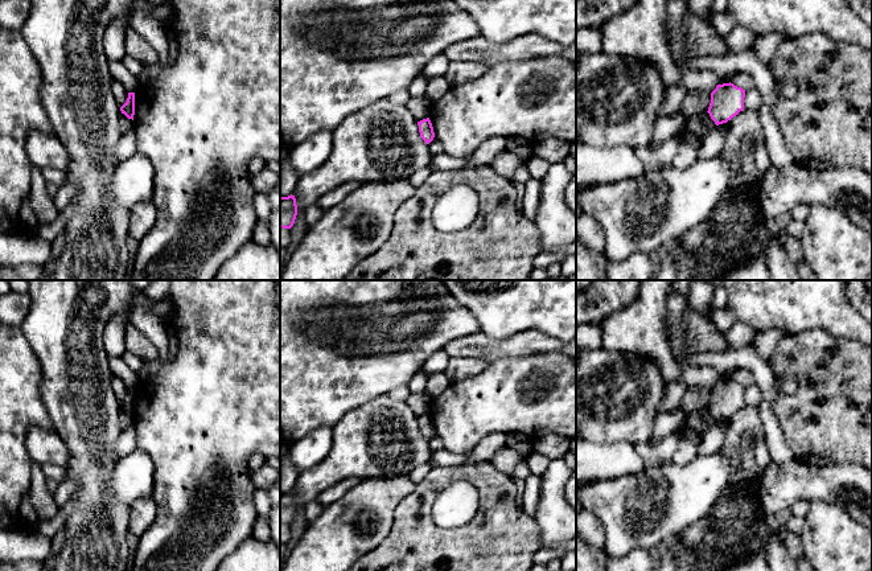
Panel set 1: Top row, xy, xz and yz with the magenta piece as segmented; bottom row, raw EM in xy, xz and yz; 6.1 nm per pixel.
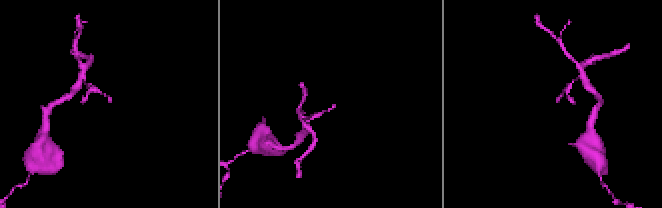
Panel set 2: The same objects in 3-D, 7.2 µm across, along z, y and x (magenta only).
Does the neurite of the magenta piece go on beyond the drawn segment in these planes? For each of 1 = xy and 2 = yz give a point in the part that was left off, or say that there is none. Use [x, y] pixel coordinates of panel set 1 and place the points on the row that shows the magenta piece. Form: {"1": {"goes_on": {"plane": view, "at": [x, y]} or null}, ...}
{"1": {"goes_on": null}, "2": {"goes_on": null}}

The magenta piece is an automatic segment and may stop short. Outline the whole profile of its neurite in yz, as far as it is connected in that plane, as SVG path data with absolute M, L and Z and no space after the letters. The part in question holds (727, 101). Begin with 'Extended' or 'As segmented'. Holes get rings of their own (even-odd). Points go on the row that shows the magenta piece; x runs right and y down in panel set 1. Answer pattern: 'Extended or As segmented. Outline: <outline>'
As segmented. Outline: M733 83L717 85L711 93L708 114L716 126L727 123L744 110L745 90Z

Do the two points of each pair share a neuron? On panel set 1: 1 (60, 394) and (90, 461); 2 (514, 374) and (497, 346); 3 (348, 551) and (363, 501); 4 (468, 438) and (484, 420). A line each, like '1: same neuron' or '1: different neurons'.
1: same neuron
2: different neurons
3: same neuron
4: same neuron

